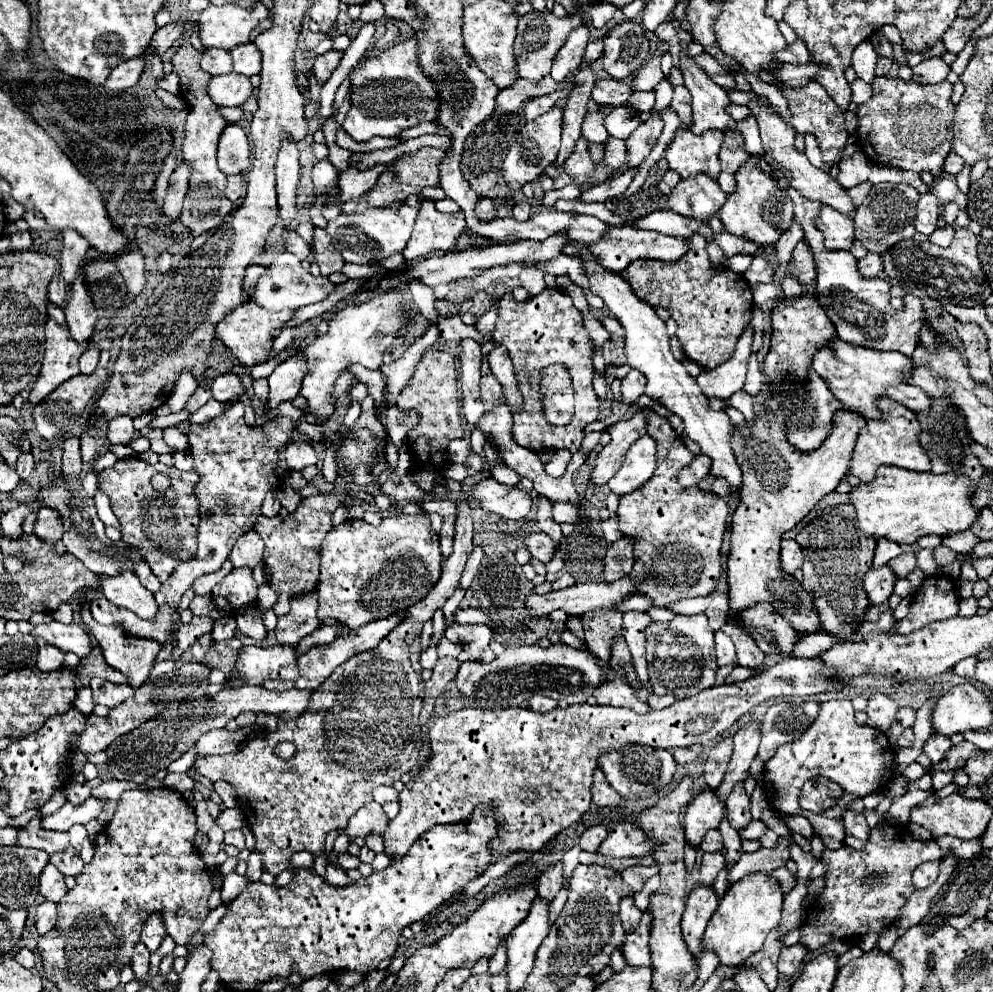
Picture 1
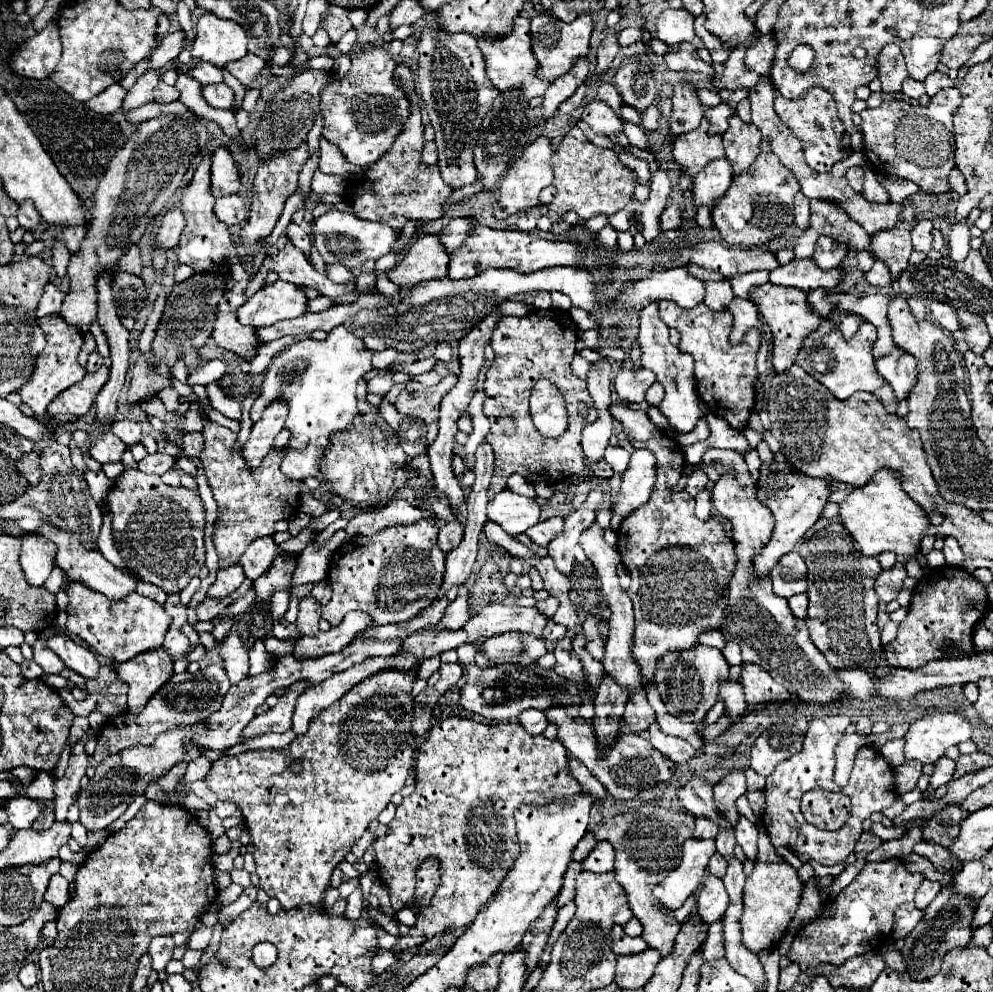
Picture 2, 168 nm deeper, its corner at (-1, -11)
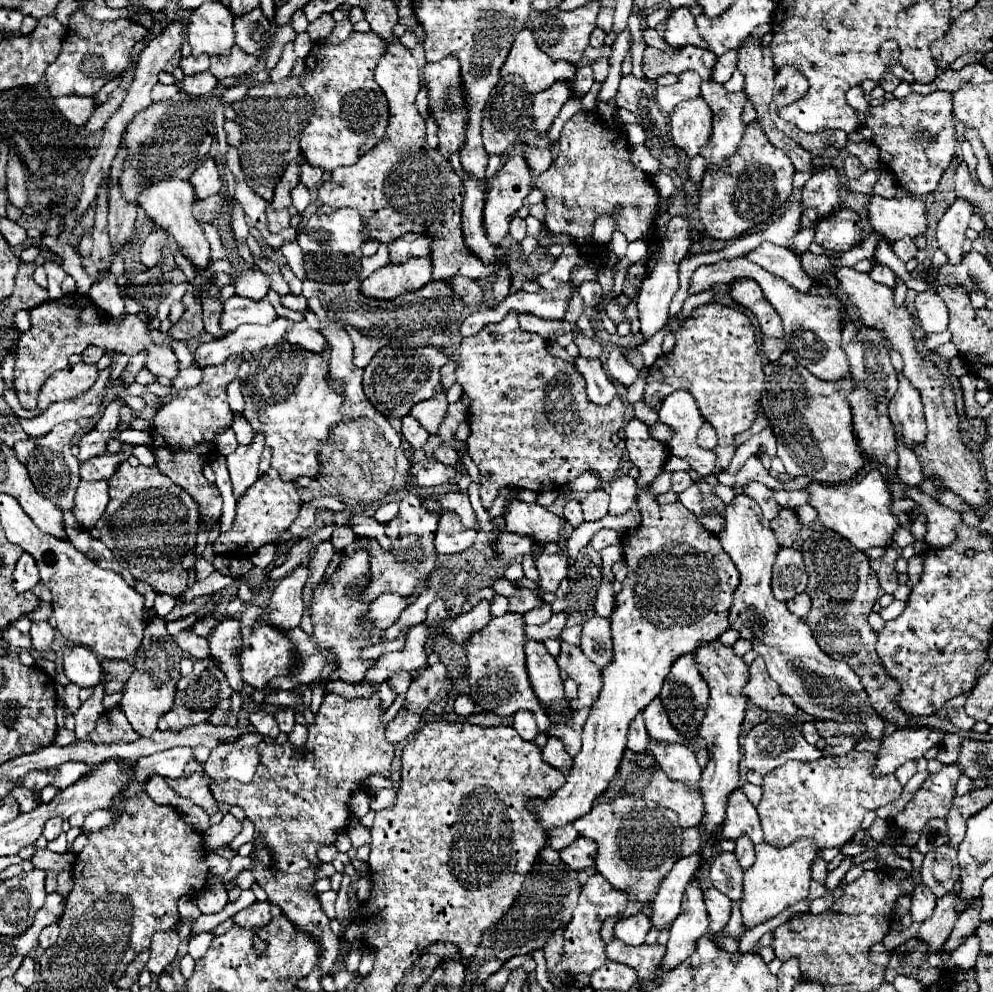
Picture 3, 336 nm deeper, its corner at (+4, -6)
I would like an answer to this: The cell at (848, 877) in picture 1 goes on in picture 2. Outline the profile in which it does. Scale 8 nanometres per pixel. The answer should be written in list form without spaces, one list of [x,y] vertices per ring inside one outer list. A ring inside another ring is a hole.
[[[900,859],[866,863],[848,887],[824,903],[822,915],[798,931],[788,951],[788,959],[796,961],[802,971],[806,971],[818,963],[840,965],[850,957],[878,949],[890,937],[896,907],[914,899],[922,879],[922,873],[910,873]]]

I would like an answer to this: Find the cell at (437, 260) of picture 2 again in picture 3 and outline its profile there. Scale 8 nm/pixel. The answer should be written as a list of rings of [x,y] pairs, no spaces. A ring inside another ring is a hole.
[[[411,258],[397,266],[387,264],[361,282],[361,294],[375,300],[395,300],[405,292],[415,292],[431,282],[429,258]]]

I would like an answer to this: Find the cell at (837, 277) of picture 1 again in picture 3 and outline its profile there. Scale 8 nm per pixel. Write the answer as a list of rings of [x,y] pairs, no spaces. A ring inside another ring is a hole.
[[[899,374],[899,390],[889,402],[889,418],[893,422],[895,436],[901,438],[905,448],[913,450],[925,444],[927,428],[921,396],[903,374]]]

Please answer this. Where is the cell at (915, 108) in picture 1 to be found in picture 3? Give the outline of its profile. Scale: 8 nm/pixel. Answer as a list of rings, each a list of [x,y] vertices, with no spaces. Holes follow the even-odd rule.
[[[939,90],[927,96],[909,94],[901,100],[885,100],[879,106],[871,106],[865,118],[867,128],[875,134],[873,144],[881,150],[881,166],[897,176],[899,186],[915,196],[933,192],[951,164],[957,146],[955,120],[951,118],[951,94]]]

